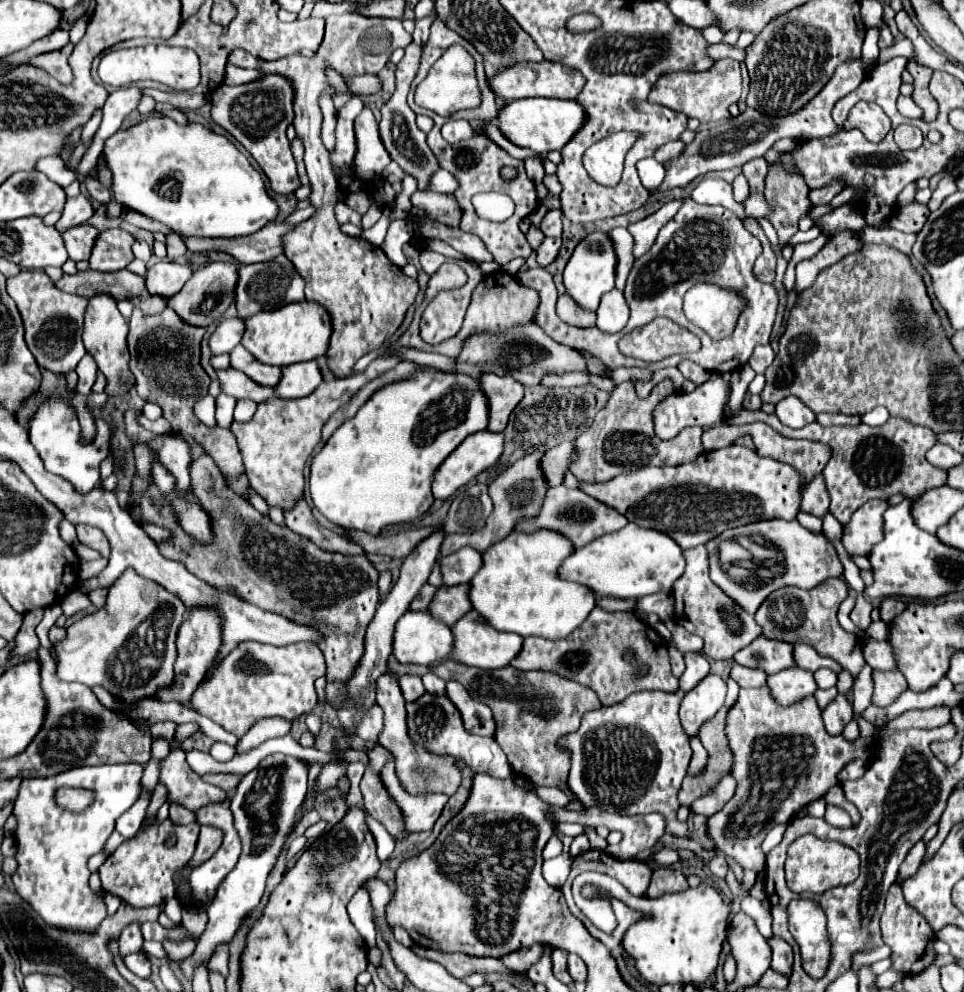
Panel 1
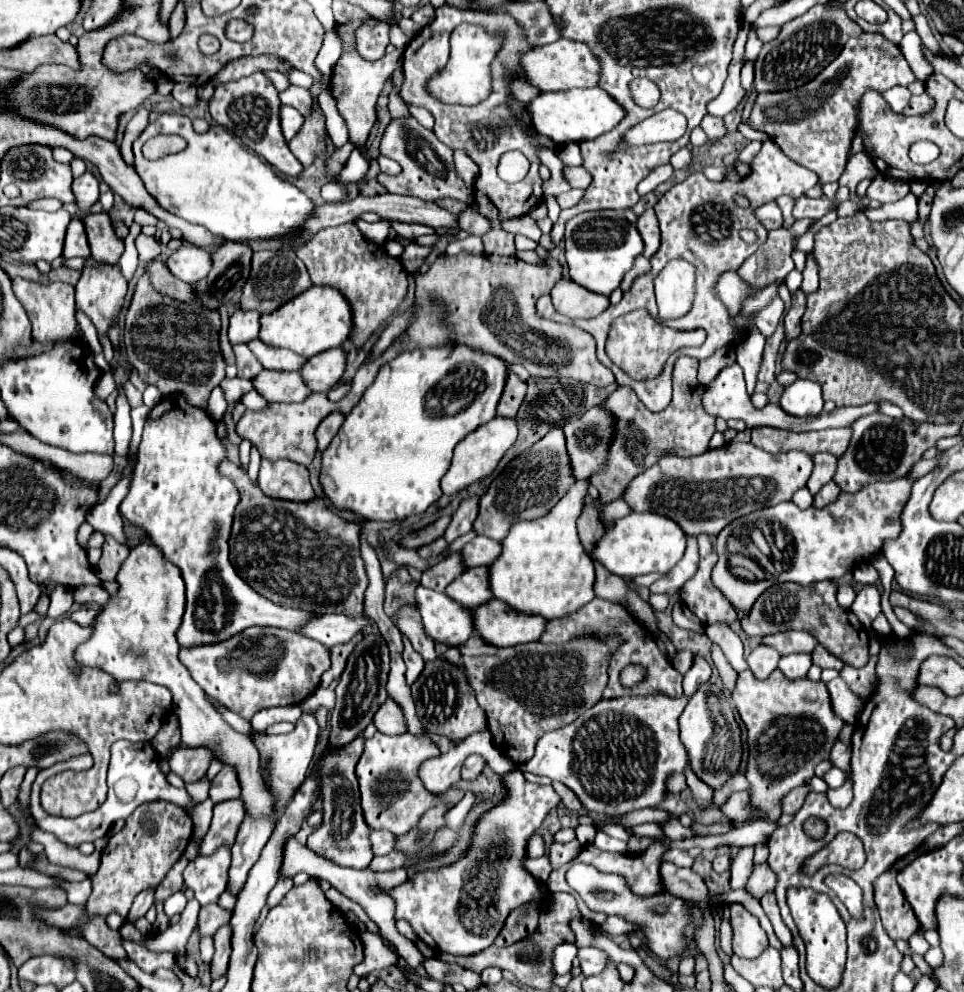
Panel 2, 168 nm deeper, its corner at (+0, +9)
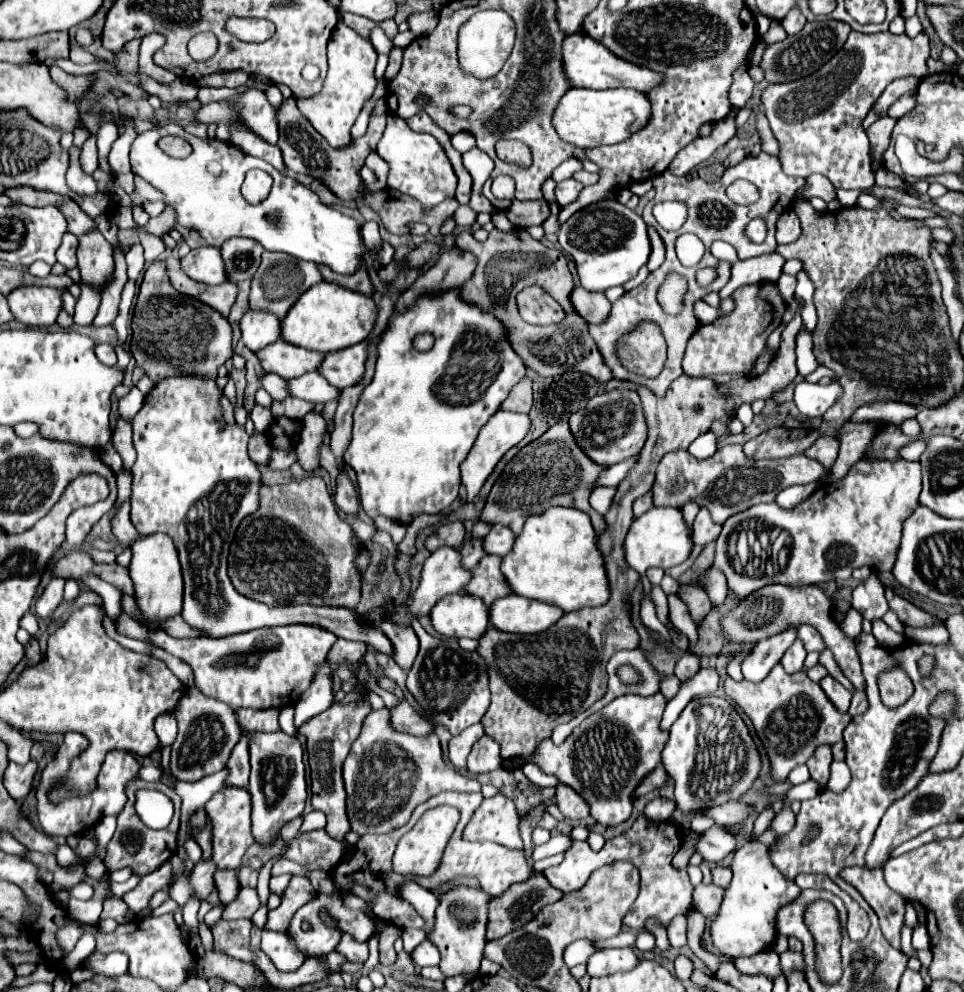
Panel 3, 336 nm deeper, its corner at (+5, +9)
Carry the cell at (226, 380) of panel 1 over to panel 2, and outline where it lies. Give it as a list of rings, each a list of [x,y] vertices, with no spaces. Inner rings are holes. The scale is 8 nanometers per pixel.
[[[263,370],[255,380],[255,390],[267,402],[303,402],[311,390],[299,372]]]

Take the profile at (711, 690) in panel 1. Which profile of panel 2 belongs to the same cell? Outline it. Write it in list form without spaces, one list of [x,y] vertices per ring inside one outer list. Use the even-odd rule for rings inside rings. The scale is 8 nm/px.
[[[705,684],[701,686],[691,698],[689,704],[685,708],[685,712],[679,718],[681,724],[681,744],[685,746],[685,752],[689,754],[689,764],[691,770],[695,772],[695,776],[699,780],[703,780],[707,786],[711,786],[713,790],[719,790],[725,786],[725,782],[739,772],[739,762],[741,762],[741,752],[737,750],[737,746],[741,746],[741,728],[735,720],[733,708],[729,698],[725,698],[725,694],[721,692],[717,698],[709,698],[711,694],[717,696],[717,686],[715,684]],[[709,700],[709,704],[707,704]],[[711,710],[713,712],[711,712]],[[715,718],[715,724],[713,724]],[[713,734],[713,738],[711,738]],[[709,742],[709,746],[707,746]]]

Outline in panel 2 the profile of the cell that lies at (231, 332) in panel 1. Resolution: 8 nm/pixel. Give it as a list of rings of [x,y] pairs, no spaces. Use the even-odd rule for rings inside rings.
[[[237,310],[229,320],[229,340],[231,344],[247,344],[259,336],[259,316],[255,310]]]

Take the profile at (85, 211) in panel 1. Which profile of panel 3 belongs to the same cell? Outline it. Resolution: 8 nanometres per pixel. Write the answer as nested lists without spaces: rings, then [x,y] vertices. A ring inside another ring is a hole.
[[[96,136],[88,138],[84,142],[84,148],[80,152],[80,166],[86,174],[94,174],[96,168],[98,168],[98,150],[96,150]]]

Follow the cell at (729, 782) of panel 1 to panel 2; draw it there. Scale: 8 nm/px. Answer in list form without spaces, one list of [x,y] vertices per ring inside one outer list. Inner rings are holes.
[[[735,792],[727,800],[727,804],[721,808],[721,812],[729,820],[733,820],[733,822],[745,822],[745,820],[751,820],[751,816],[753,818],[759,816],[759,810],[753,808],[753,806],[749,806],[749,804],[751,802],[749,802],[749,794],[747,792]]]

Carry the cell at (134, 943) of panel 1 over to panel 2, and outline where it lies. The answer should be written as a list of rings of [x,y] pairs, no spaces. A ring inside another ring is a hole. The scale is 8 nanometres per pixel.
[[[145,890],[141,894],[137,894],[133,906],[131,906],[131,912],[129,912],[129,918],[141,918],[145,916],[145,912],[153,906],[155,898],[153,898],[153,890]]]

